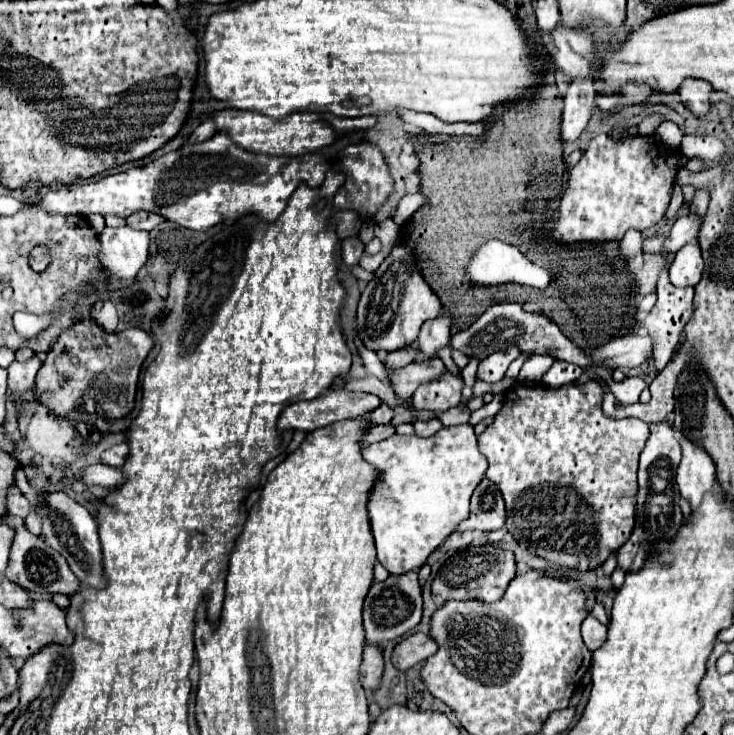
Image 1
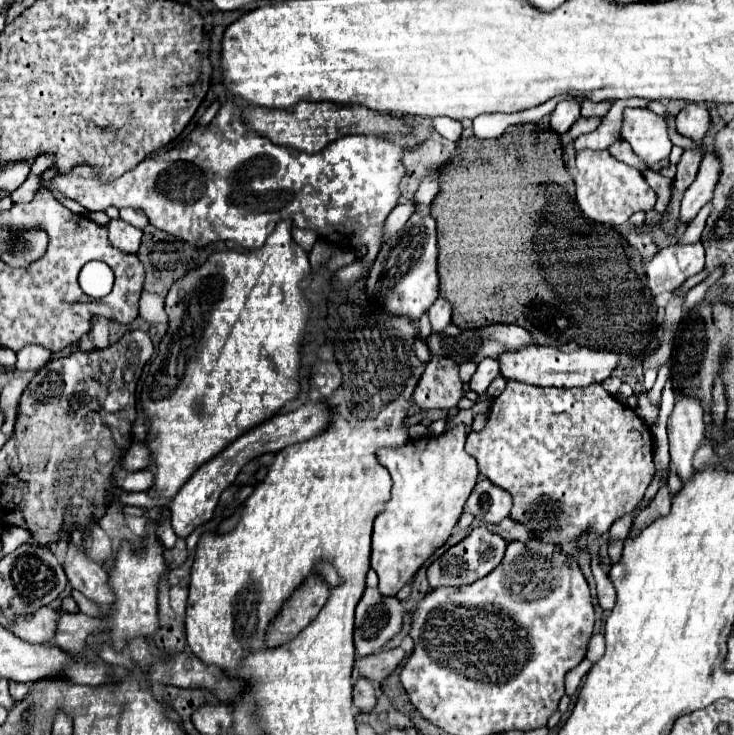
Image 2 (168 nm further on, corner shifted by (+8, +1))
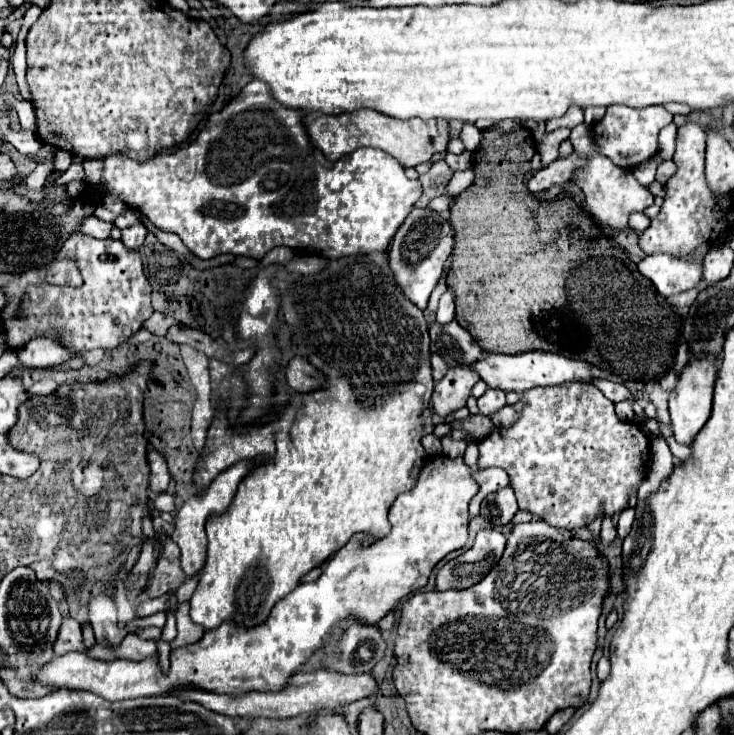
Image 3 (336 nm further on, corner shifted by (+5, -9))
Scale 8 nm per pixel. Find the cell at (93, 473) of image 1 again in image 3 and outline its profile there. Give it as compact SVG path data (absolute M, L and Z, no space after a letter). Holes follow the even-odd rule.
M162 493L156 497L156 501L152 503L156 511L168 511L168 513L176 513L176 505L174 505L174 497L170 493Z

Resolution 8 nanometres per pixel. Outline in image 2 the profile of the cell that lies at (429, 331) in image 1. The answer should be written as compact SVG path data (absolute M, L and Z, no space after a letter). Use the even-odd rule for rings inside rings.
M439 297L429 309L429 321L431 321L431 329L435 333L441 333L451 323L451 305Z

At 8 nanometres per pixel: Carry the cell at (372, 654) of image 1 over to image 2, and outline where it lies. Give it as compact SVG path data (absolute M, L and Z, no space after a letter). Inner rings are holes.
M359 677L353 685L353 703L361 709L361 711L371 711L373 705L375 705L377 697L375 697L375 691L373 691L373 685L371 681Z

